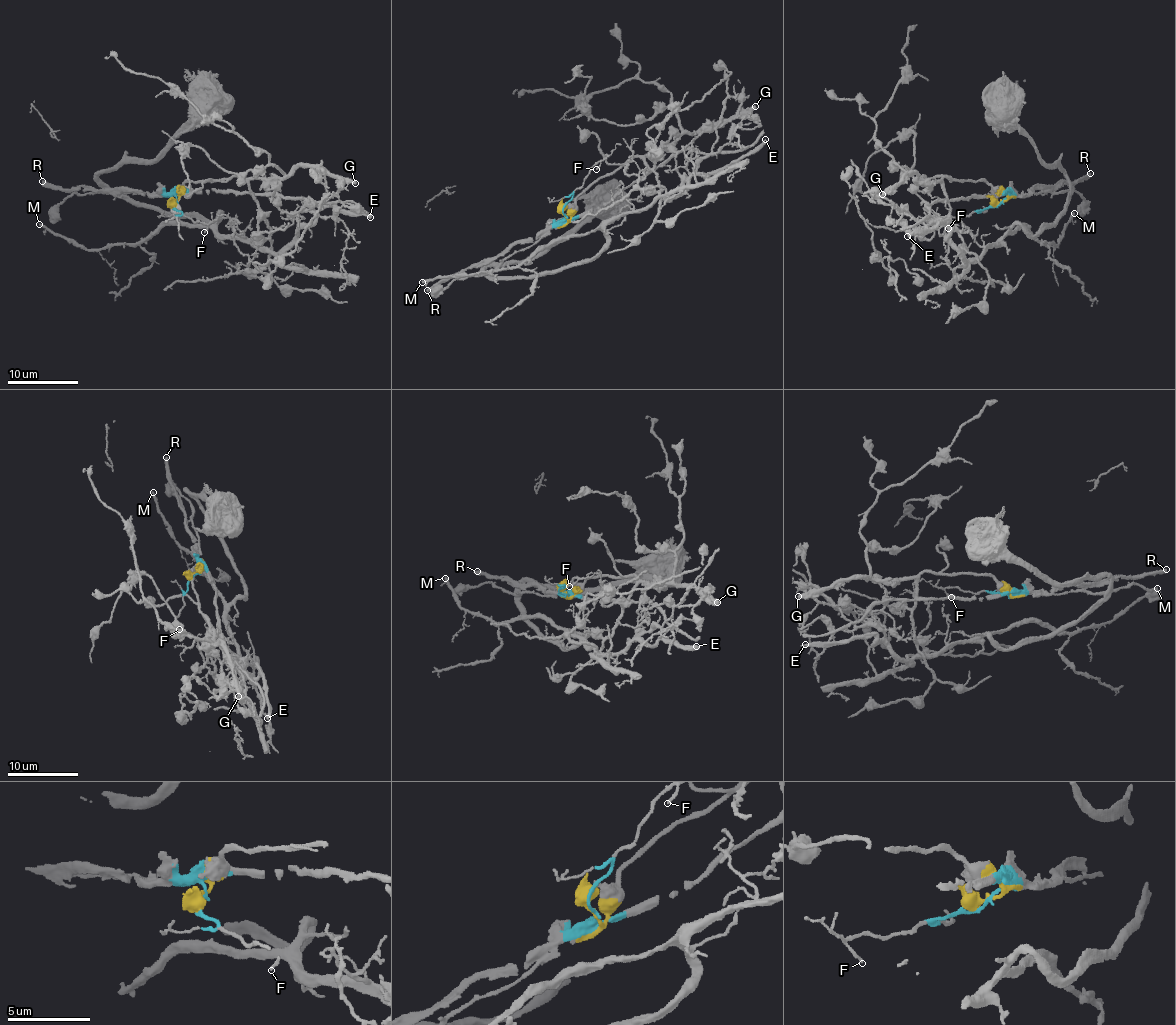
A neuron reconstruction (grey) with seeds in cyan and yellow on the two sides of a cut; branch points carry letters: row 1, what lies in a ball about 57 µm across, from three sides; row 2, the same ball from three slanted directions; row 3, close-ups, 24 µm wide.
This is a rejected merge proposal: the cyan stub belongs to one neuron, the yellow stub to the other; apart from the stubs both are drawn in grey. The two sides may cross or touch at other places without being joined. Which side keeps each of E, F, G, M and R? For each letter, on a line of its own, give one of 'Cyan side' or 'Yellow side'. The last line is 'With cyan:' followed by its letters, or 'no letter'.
E: Yellow side
F: Cyan side
G: Yellow side
M: Yellow side
R: Cyan side
With cyan: F, R

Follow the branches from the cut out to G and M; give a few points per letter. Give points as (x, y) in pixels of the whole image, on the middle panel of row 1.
G: (563, 212), (568, 220), (580, 194), (635, 157), (649, 157), (667, 150), (683, 133), (721, 125), (755, 105)
M: (563, 212), (568, 220), (580, 194), (637, 157), (659, 190), (641, 188), (665, 189), (517, 266), (422, 282)

